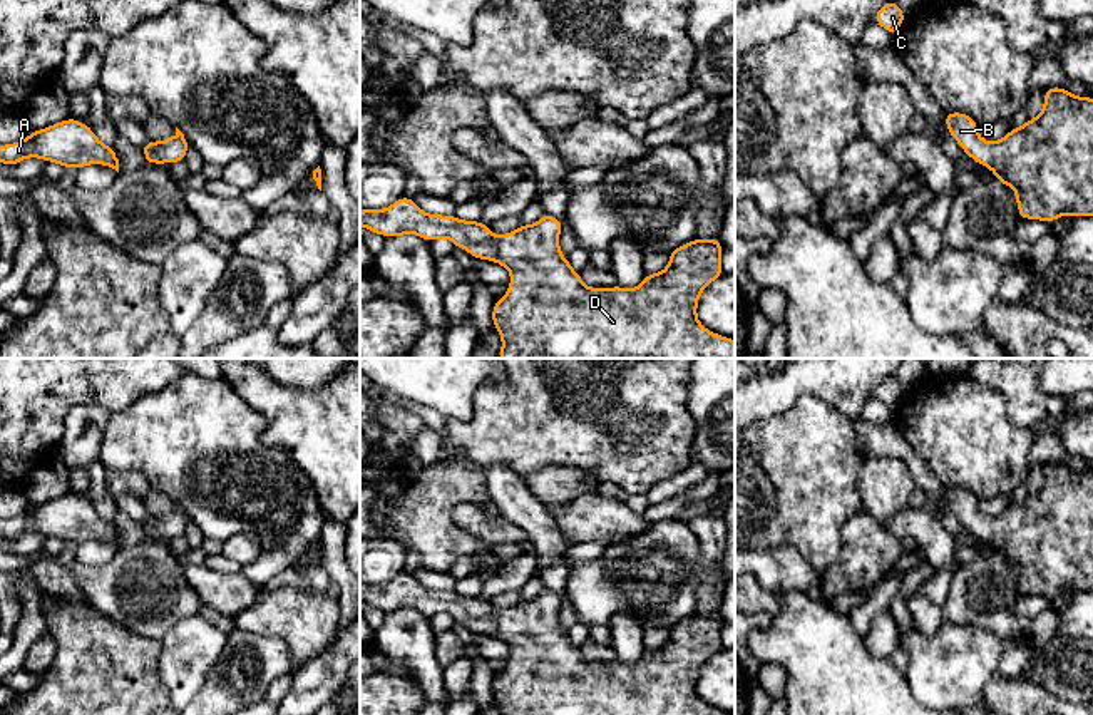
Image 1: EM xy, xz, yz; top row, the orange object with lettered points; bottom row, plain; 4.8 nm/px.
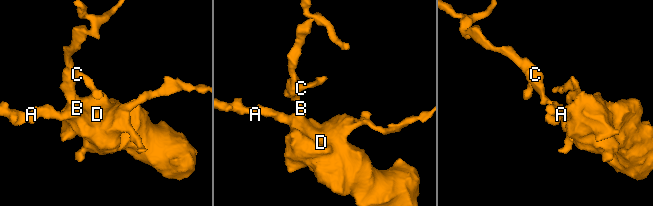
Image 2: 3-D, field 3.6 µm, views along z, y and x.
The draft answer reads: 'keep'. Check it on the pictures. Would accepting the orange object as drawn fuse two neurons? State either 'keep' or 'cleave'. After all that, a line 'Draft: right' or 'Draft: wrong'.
keep
Draft: right

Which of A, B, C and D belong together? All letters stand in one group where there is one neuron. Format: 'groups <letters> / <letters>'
groups A B C D

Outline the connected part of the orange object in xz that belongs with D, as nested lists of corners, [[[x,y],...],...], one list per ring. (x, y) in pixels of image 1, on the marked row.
[[[407,196],[380,211],[360,208],[360,226],[373,234],[415,233],[428,243],[449,238],[474,260],[495,261],[511,271],[507,293],[492,305],[492,325],[502,338],[499,358],[735,358],[735,340],[706,330],[696,318],[701,291],[723,275],[718,238],[695,238],[675,248],[668,266],[661,273],[646,273],[633,290],[619,285],[606,290],[584,286],[579,271],[561,255],[562,223],[544,213],[536,224],[494,236],[480,221],[423,213]]]

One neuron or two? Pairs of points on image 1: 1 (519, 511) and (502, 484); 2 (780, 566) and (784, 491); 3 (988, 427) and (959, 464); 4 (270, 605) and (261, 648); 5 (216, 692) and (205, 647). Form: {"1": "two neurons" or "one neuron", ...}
{"1": "one neuron", "2": "two neurons", "3": "one neuron", "4": "two neurons", "5": "two neurons"}

